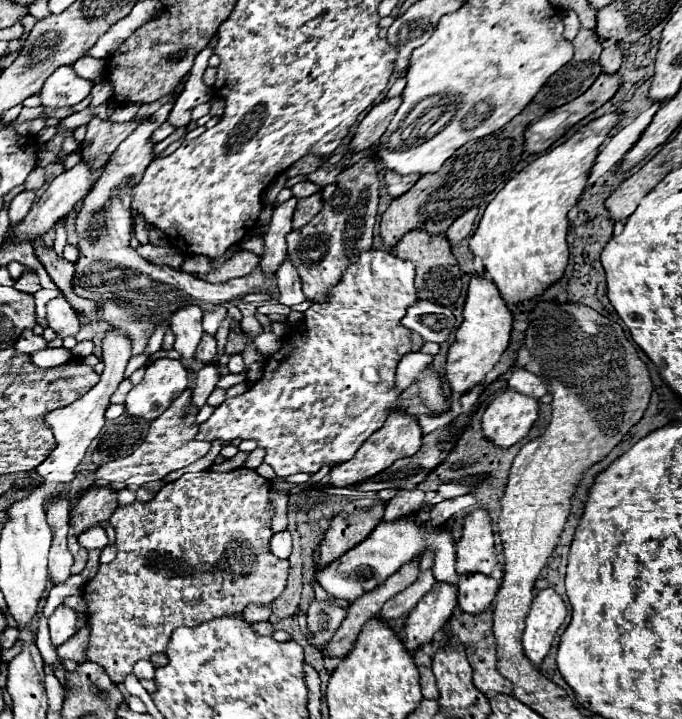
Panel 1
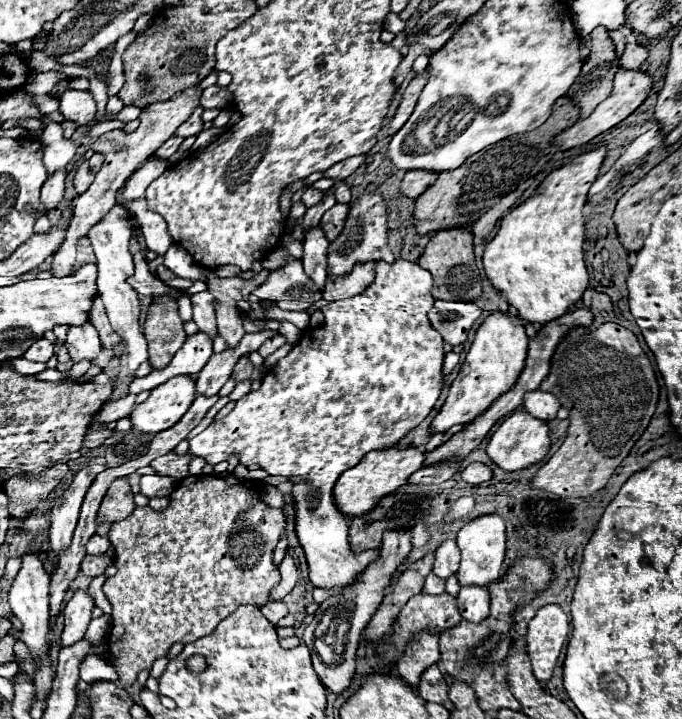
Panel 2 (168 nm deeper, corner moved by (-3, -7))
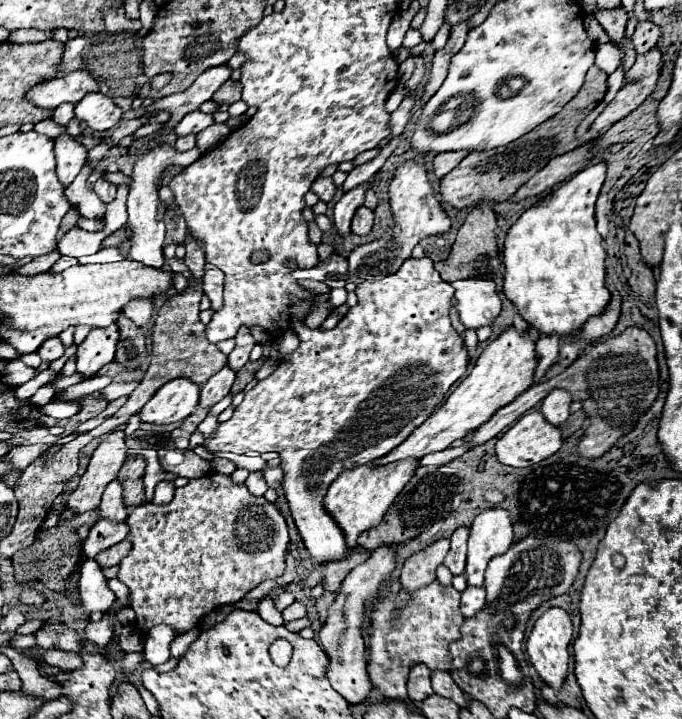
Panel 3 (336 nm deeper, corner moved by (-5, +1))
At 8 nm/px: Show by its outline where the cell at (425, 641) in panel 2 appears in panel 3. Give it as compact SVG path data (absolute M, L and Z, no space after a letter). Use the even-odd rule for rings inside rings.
M414 665L410 669L410 677L408 677L408 697L414 703L420 703L432 693L434 691L430 685L430 669L426 665Z

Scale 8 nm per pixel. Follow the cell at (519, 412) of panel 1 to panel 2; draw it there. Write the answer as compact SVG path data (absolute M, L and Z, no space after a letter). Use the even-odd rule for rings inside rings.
M514 411L512 415L508 415L506 419L502 419L496 427L496 431L492 433L486 453L488 457L502 469L506 471L518 471L524 469L540 459L544 459L544 455L550 449L550 437L548 437L548 425L542 419L532 417L526 411Z

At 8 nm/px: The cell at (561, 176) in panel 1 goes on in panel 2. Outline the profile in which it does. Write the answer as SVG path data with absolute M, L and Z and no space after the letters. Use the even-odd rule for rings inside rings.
M602 145L598 149L586 151L570 159L570 163L548 173L526 201L512 207L508 215L500 219L498 233L494 235L492 241L486 243L482 253L482 265L484 265L486 277L492 281L492 285L498 291L506 295L506 301L518 311L520 319L544 325L556 317L562 317L568 307L576 305L576 301L582 297L584 289L588 287L588 271L586 271L584 249L582 249L582 243L584 243L582 207L586 205L588 189L598 177L604 157L606 157L606 147Z

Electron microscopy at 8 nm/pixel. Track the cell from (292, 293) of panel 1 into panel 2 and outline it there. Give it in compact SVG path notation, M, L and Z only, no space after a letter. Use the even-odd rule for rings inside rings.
M314 227L306 233L306 239L302 243L304 255L302 255L302 267L304 273L312 279L312 283L318 289L324 289L326 283L326 249L328 249L328 239L322 235L320 227Z

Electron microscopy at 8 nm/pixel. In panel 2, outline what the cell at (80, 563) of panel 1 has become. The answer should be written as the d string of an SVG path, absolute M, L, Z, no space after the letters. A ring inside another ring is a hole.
M86 555L86 559L82 559L82 573L88 575L88 577L98 577L104 573L104 569L114 561L114 557L108 557L108 555L102 555L102 557L92 557L92 555Z

